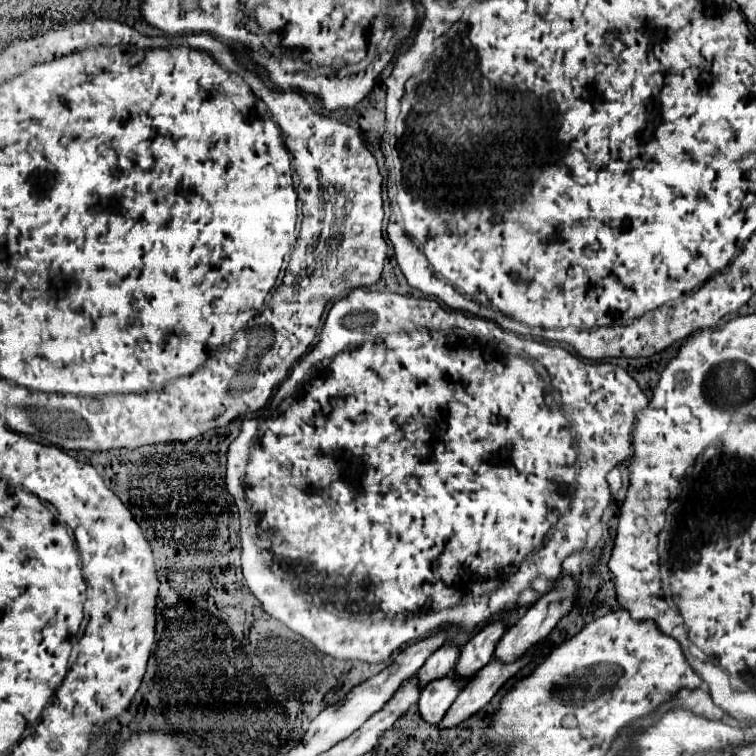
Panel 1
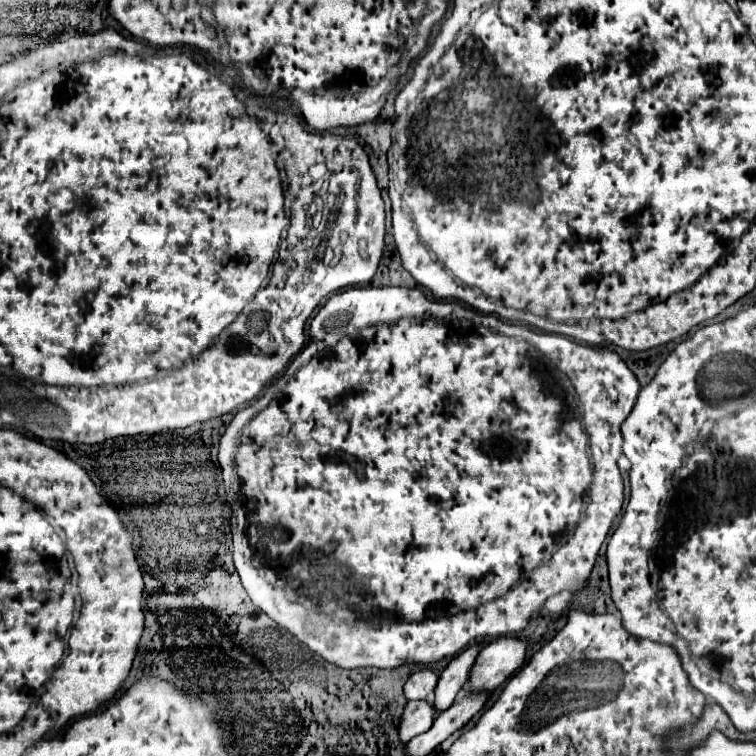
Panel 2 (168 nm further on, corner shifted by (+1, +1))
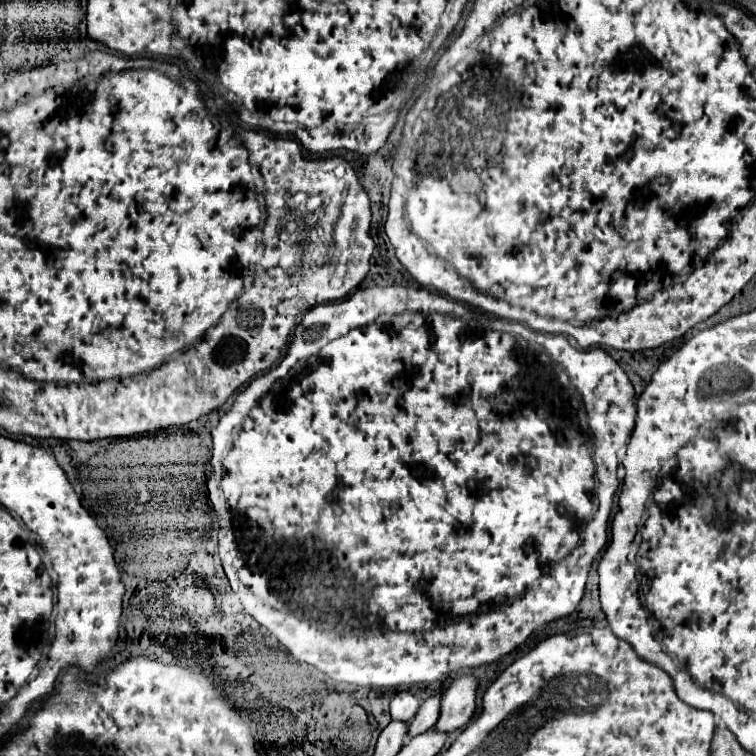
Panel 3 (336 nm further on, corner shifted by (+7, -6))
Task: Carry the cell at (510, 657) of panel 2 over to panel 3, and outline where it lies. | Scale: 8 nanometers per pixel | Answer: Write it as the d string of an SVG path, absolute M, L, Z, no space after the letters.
M466 673L458 675L442 693L442 715L436 721L438 733L452 733L470 721L476 711L476 687L478 679Z

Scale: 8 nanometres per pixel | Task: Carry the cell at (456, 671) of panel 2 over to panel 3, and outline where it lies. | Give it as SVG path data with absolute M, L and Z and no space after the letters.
M434 695L434 697L430 697L430 699L426 699L422 703L416 717L410 721L408 739L432 729L436 725L436 721L438 721L438 715L440 715L440 695Z

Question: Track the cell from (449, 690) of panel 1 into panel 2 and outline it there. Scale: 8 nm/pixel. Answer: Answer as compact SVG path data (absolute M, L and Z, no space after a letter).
M426 700L408 702L402 714L402 722L400 722L400 740L408 744L414 736L426 732L432 726L436 714L438 710L434 710L432 704L428 704Z

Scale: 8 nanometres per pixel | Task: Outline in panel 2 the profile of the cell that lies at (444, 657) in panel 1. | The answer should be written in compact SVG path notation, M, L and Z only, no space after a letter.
M424 666L408 678L404 686L404 694L408 700L432 700L436 684L438 684L438 672Z

